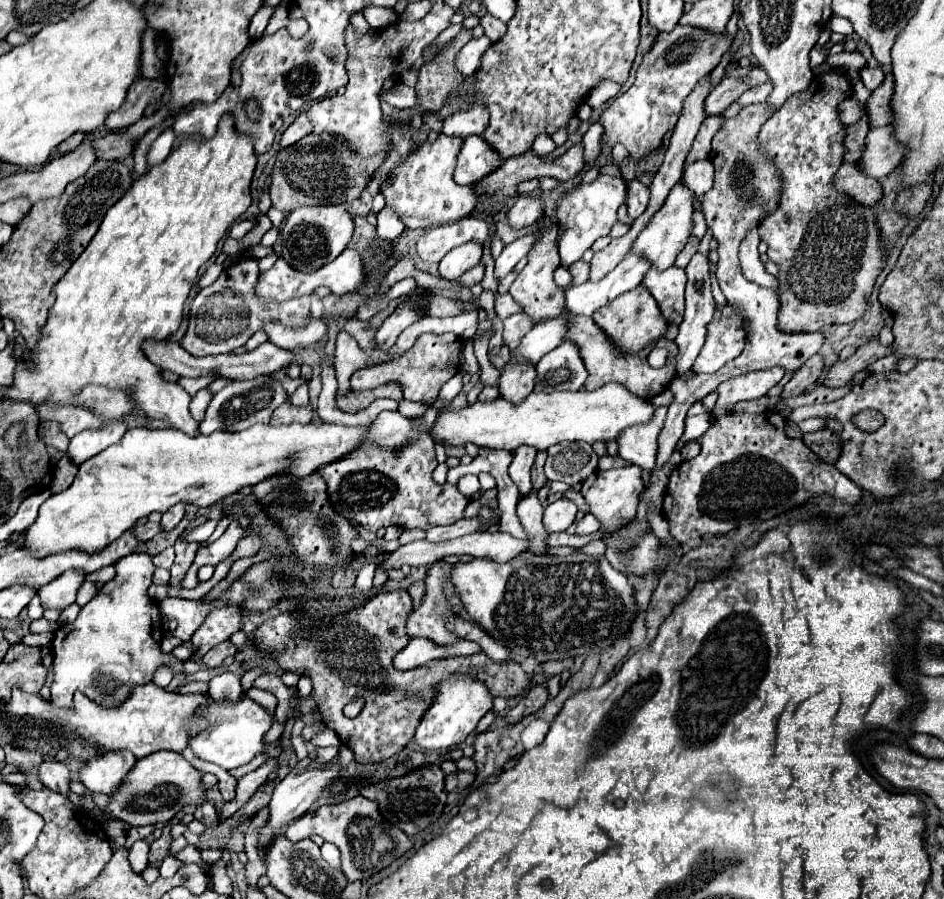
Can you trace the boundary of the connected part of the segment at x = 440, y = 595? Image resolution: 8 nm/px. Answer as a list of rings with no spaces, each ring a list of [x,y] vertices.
[[[440,559],[438,563],[430,565],[422,605],[408,615],[406,633],[410,637],[424,637],[436,645],[450,647],[462,639],[458,639],[458,635],[450,635],[450,631],[442,627],[442,611],[454,611],[454,605],[444,595],[446,581],[450,581],[450,573],[446,571],[444,563],[446,559]]]

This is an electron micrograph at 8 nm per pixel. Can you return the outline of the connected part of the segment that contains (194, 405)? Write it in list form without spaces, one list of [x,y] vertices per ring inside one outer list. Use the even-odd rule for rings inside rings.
[[[202,389],[198,391],[194,397],[192,397],[192,403],[190,403],[190,411],[192,411],[192,417],[196,421],[202,421],[204,419],[204,411],[208,407],[208,403],[212,401],[212,393],[208,389]]]

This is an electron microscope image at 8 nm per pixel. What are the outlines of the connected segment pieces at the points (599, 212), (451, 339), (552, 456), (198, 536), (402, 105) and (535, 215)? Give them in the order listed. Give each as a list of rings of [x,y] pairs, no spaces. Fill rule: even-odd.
[[[598,175],[598,179],[590,185],[576,185],[572,193],[568,193],[564,199],[556,205],[558,221],[566,225],[566,231],[558,243],[560,249],[560,265],[570,267],[574,261],[582,259],[582,253],[590,249],[590,245],[598,237],[606,237],[612,229],[612,225],[618,221],[616,211],[626,199],[626,185],[621,178],[610,175]]]
[[[420,335],[418,341],[414,343],[414,347],[404,353],[402,357],[394,359],[394,361],[386,361],[380,363],[376,367],[366,367],[356,371],[350,377],[350,385],[352,389],[374,389],[380,387],[382,383],[390,383],[396,381],[402,385],[404,389],[404,399],[408,401],[420,401],[420,403],[428,403],[432,405],[440,393],[440,387],[458,373],[458,353],[460,353],[462,341],[456,335]]]
[[[562,441],[548,449],[544,473],[550,481],[562,481],[572,485],[582,483],[596,471],[596,467],[598,467],[598,455],[594,453],[590,443]]]
[[[208,519],[206,523],[202,523],[202,525],[194,527],[194,529],[184,529],[184,531],[180,533],[178,541],[184,541],[184,543],[202,543],[202,541],[206,541],[206,539],[214,533],[217,525],[218,521]]]
[[[394,85],[390,91],[382,93],[382,99],[388,101],[390,105],[398,107],[398,109],[416,109],[418,107],[418,97],[416,91],[412,87],[406,85]]]
[[[522,195],[516,199],[516,203],[508,209],[508,221],[512,227],[520,229],[526,225],[532,225],[544,215],[544,199],[542,197],[532,197],[532,195]]]

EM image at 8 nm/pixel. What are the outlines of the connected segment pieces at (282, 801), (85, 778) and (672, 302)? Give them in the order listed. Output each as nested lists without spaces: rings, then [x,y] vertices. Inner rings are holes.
[[[340,747],[338,751],[338,765],[324,765],[324,767],[316,767],[316,769],[306,769],[302,773],[296,773],[296,771],[290,771],[274,789],[274,795],[272,795],[272,801],[270,801],[270,821],[268,825],[260,831],[260,855],[262,851],[270,845],[272,837],[280,831],[282,825],[294,821],[296,817],[304,815],[312,803],[322,795],[322,791],[332,783],[332,779],[336,779],[340,775],[340,771],[350,763],[354,761],[354,753],[348,749],[348,747]]]
[[[130,751],[106,753],[86,763],[80,771],[80,779],[90,791],[112,795],[114,791],[118,791],[118,787],[134,767],[134,761],[136,757]]]
[[[652,267],[642,283],[658,301],[658,307],[666,317],[666,321],[680,325],[684,315],[684,285],[686,285],[684,269],[668,267],[666,271],[658,271]]]

